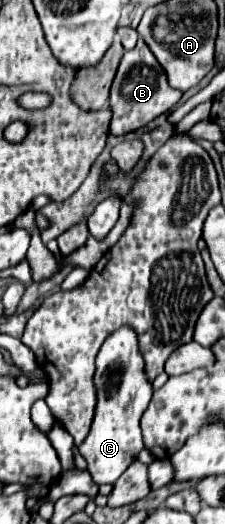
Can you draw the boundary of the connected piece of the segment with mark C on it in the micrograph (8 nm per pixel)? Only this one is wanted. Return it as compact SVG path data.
M120 326L104 340L96 356L94 386L94 420L86 440L82 446L78 446L78 450L86 458L88 472L96 484L114 484L144 448L140 434L140 416L152 398L152 382L146 378L144 358L138 350L138 334L134 334L134 328Z

